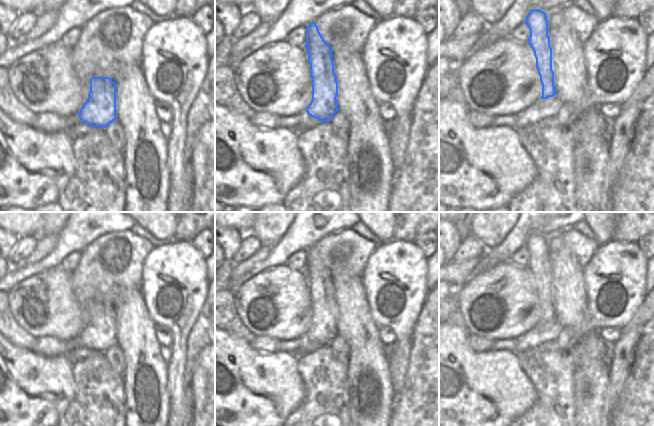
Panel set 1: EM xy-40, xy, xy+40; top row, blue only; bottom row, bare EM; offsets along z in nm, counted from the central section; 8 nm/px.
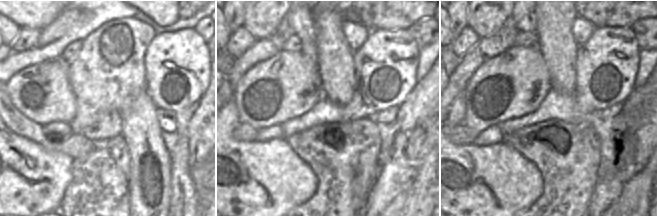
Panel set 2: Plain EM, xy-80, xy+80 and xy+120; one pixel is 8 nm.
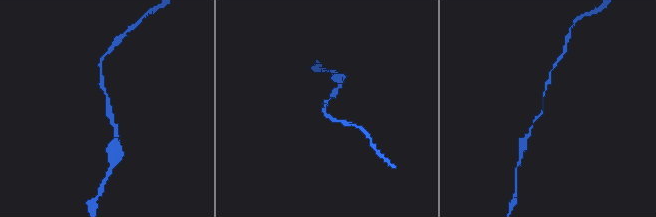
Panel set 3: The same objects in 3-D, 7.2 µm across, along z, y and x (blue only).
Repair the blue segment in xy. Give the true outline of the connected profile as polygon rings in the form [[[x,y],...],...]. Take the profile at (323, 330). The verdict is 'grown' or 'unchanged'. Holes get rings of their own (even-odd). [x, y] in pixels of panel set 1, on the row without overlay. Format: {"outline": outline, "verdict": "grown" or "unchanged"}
{"outline": [[[315,246],[306,251],[304,270],[310,288],[312,324],[306,336],[320,347],[330,345],[338,335],[338,306],[334,296],[332,274],[324,264]]], "verdict": "unchanged"}

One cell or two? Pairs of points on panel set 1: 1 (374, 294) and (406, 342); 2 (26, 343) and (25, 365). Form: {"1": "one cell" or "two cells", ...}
{"1": "one cell", "2": "two cells"}

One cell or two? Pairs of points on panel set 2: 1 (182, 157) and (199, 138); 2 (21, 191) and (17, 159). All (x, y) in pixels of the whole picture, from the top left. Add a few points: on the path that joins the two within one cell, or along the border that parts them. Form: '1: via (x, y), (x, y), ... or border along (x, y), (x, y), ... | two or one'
1: border along (186, 127), (189, 166) | two
2: via (37, 184), (51, 180), (48, 176), (33, 175) | one

